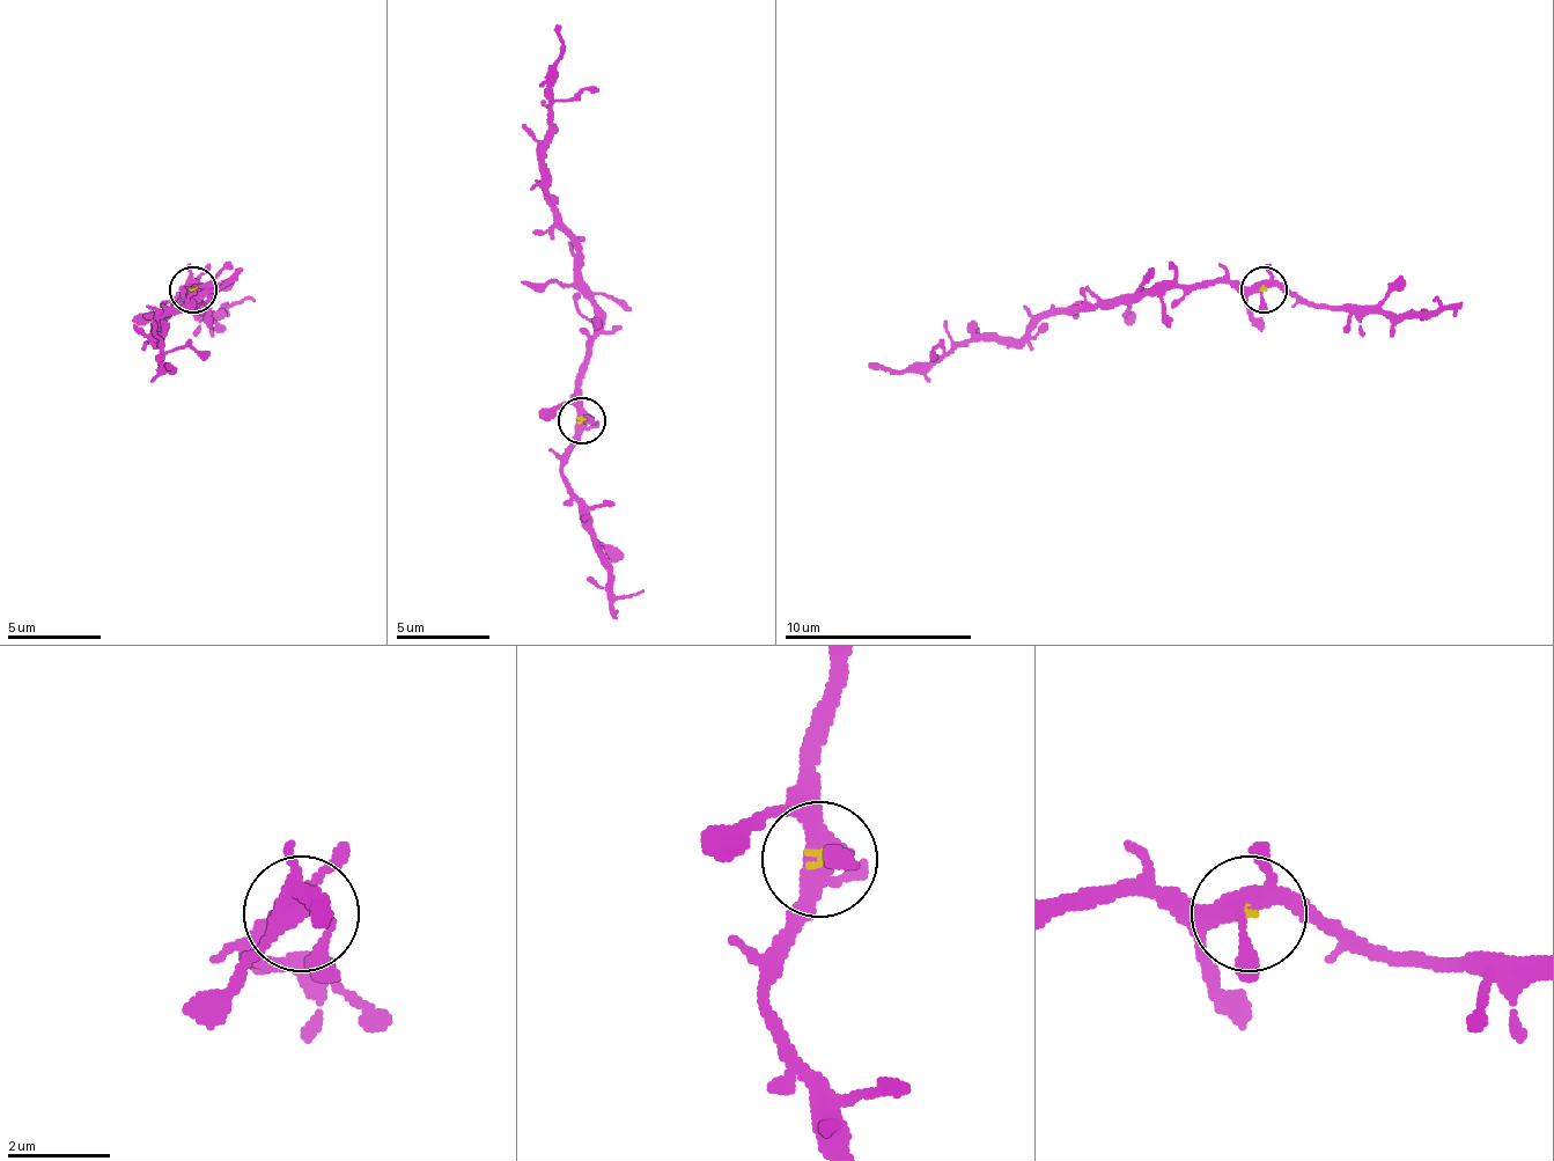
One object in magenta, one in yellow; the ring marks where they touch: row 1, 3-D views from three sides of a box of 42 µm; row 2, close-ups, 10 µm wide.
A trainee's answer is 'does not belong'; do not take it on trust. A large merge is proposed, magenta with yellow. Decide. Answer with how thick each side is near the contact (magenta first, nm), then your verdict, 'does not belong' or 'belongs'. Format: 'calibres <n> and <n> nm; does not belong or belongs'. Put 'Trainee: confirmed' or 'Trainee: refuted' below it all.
calibres 360 and 90 nm; belongs
Trainee: refuted

